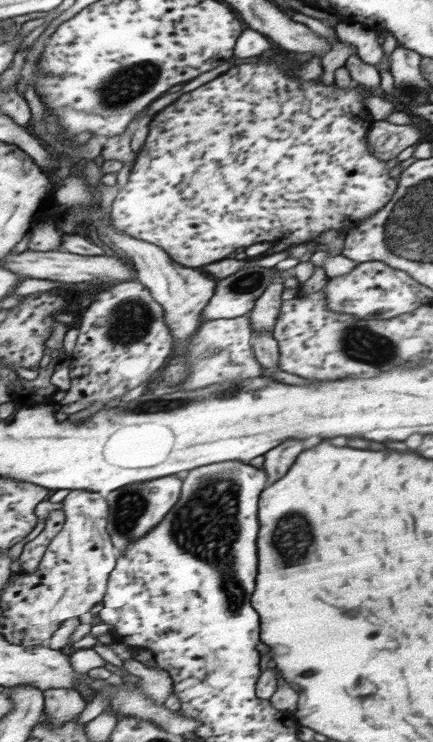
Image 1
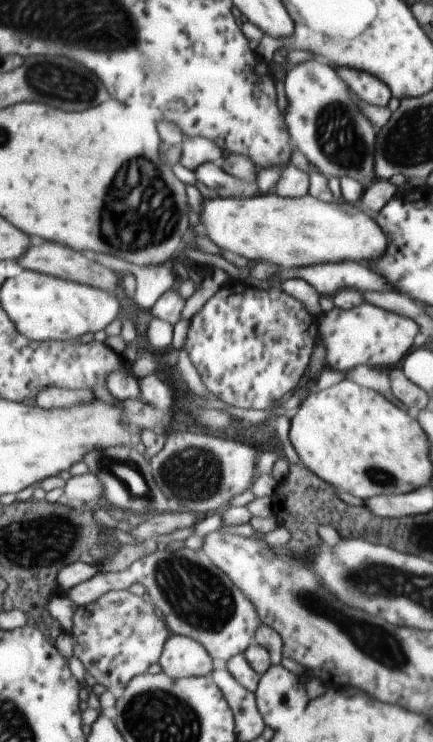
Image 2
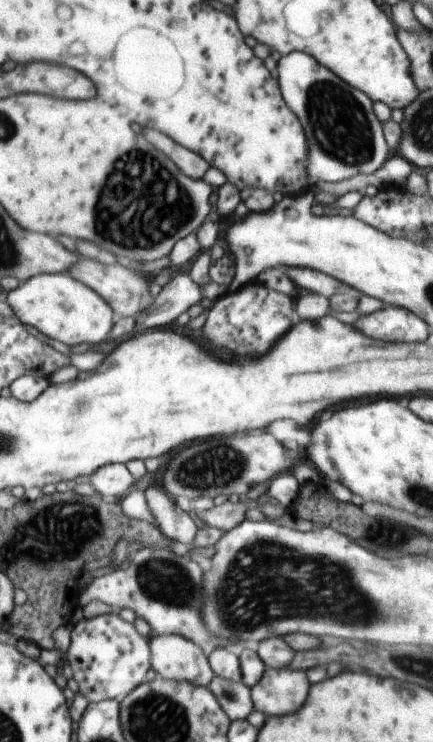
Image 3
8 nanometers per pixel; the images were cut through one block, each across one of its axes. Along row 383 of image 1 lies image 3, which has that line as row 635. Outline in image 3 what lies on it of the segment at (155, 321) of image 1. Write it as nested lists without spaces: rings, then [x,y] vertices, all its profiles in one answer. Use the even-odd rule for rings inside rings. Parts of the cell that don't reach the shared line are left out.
[[[118,612],[82,619],[73,627],[66,656],[79,692],[90,703],[123,698],[145,683],[145,676],[152,669],[151,635],[143,636],[135,624],[125,622]]]

